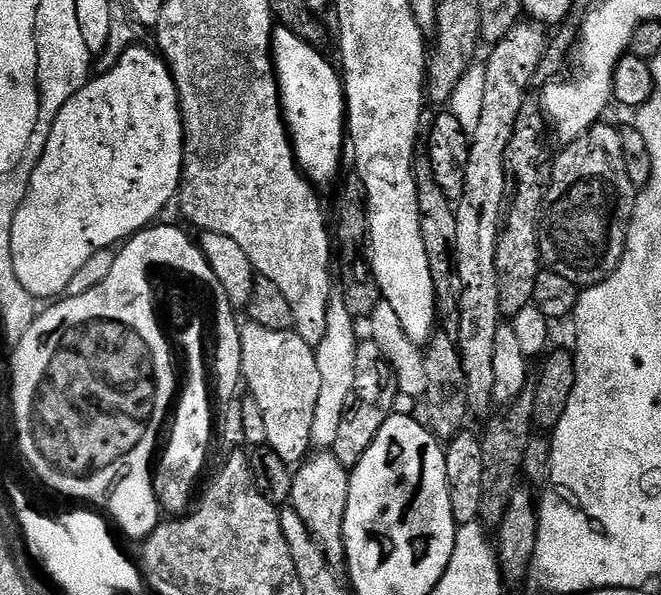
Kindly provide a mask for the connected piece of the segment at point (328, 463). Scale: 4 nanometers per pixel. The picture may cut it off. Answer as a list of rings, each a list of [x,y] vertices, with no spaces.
[[[316,450],[309,455],[303,464],[295,469],[292,478],[292,499],[290,507],[298,510],[302,522],[310,534],[322,546],[326,558],[333,566],[345,563],[344,559],[344,523],[346,522],[346,502],[350,494],[348,481],[349,469],[338,462],[331,450]]]

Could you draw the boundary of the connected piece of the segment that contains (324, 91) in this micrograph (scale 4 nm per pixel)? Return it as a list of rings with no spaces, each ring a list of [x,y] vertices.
[[[280,26],[273,31],[272,58],[276,69],[276,79],[280,82],[280,98],[284,109],[284,123],[288,125],[288,134],[292,142],[292,151],[296,154],[296,162],[300,165],[300,171],[316,186],[330,183],[340,172],[340,159],[343,158],[344,152],[346,156],[346,117],[348,114],[348,101],[344,99],[344,82],[341,73],[338,71],[337,65],[335,63],[332,65],[320,51],[321,49],[317,47],[317,45],[307,44],[305,40],[298,38],[298,34],[291,32],[289,28]]]

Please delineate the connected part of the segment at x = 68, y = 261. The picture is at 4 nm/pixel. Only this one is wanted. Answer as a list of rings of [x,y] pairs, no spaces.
[[[149,48],[126,49],[109,72],[104,72],[101,76],[93,75],[88,83],[82,86],[82,90],[78,90],[78,94],[74,94],[66,102],[66,106],[62,106],[62,110],[58,110],[58,118],[54,118],[50,138],[46,142],[42,158],[32,172],[28,193],[18,206],[18,214],[12,227],[14,274],[18,274],[18,282],[22,282],[22,286],[26,286],[26,290],[37,301],[43,302],[48,299],[51,301],[53,298],[63,297],[66,286],[70,286],[70,278],[74,278],[74,273],[94,254],[98,254],[98,250],[116,248],[121,242],[131,240],[136,233],[155,225],[161,219],[160,211],[171,200],[173,203],[177,199],[181,186],[180,179],[184,173],[184,123],[180,117],[180,95],[176,92],[176,83],[172,71],[168,69],[168,63],[159,51]]]

